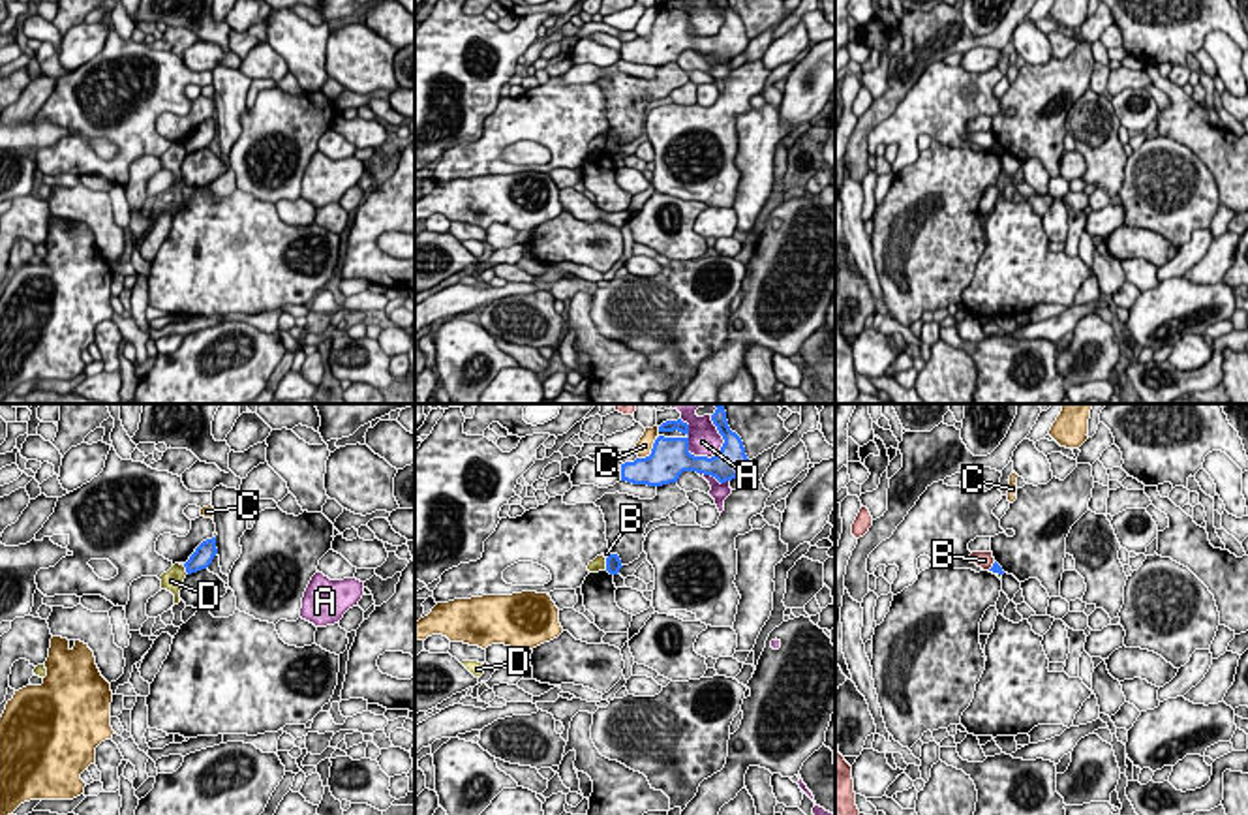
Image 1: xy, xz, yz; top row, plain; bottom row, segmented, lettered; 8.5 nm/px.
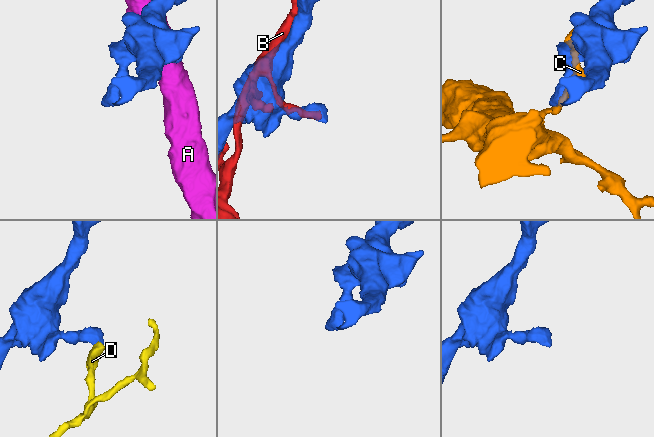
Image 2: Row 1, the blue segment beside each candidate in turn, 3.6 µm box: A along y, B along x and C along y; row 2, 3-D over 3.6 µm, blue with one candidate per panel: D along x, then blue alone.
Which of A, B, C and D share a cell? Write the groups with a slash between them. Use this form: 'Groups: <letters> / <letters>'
Groups: A / B / C / D

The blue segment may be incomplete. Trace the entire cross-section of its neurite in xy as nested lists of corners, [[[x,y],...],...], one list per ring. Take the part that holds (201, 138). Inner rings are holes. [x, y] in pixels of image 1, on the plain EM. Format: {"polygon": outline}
{"polygon": [[[216,116],[203,120],[190,135],[190,139],[184,143],[186,152],[191,154],[201,148],[206,148],[216,133],[218,133]]]}

